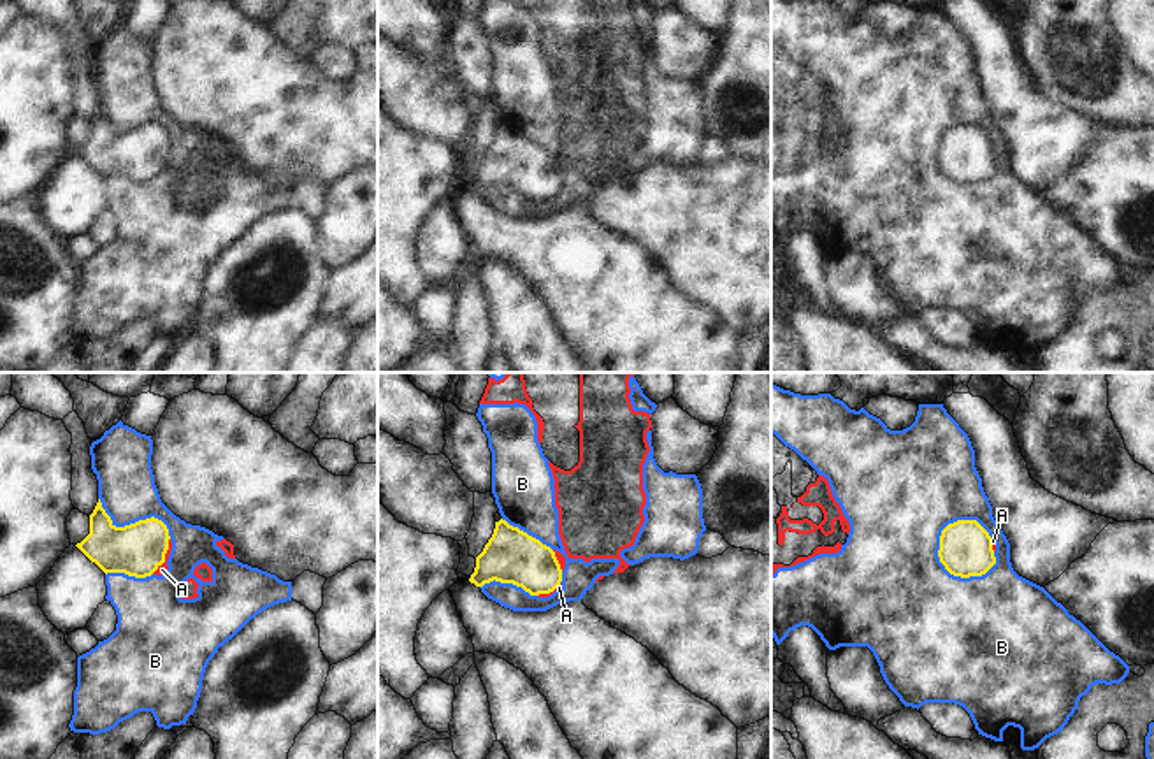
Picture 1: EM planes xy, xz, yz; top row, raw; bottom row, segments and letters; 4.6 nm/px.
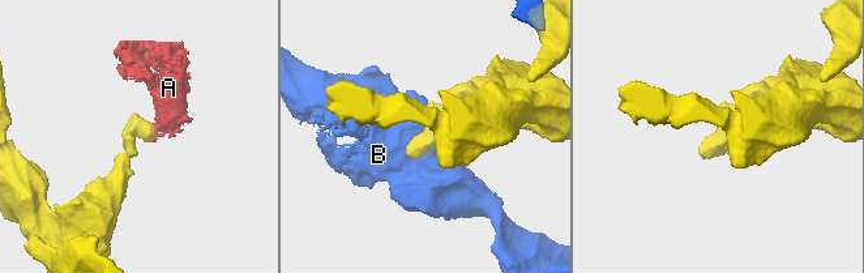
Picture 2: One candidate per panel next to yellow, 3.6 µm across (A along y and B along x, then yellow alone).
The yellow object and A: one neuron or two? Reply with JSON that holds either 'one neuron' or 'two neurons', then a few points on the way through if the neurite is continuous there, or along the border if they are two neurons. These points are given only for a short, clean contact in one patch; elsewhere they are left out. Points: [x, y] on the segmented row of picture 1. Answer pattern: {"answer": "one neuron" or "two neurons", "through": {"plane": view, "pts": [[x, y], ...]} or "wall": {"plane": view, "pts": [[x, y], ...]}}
{"answer": "two neurons", "wall": {"plane": "xy", "pts": [[169, 538], [165, 559], [151, 573]]}}

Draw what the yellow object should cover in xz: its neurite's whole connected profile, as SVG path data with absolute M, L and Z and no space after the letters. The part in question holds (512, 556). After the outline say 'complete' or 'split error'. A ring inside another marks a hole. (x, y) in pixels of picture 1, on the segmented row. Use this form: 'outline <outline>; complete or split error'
outline M501 518L476 557L476 567L469 578L476 587L494 580L539 596L550 594L560 585L562 569L550 546Z; complete

